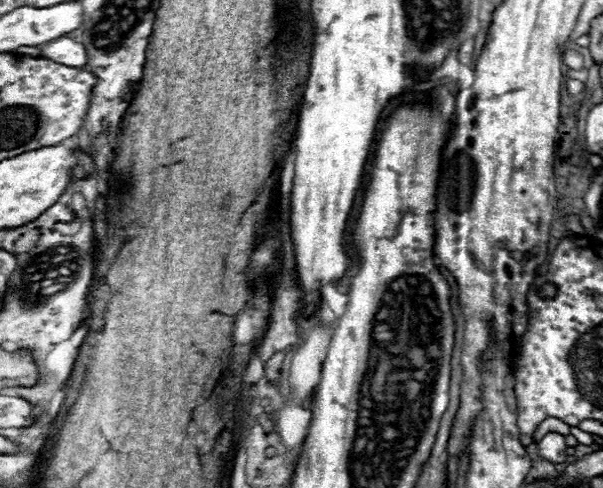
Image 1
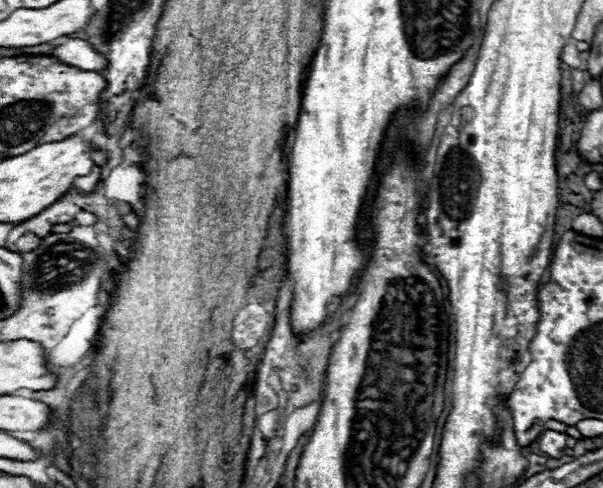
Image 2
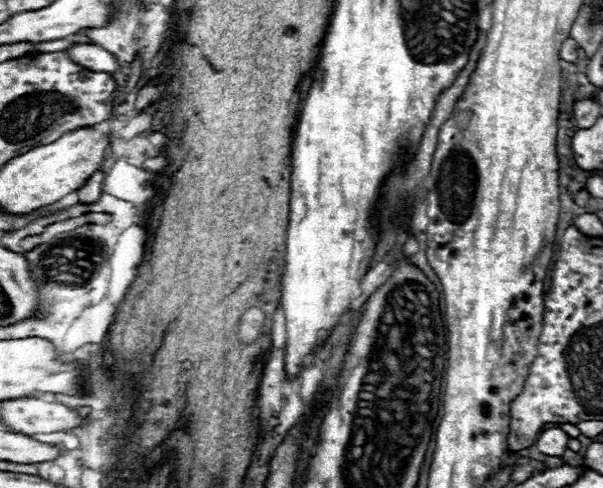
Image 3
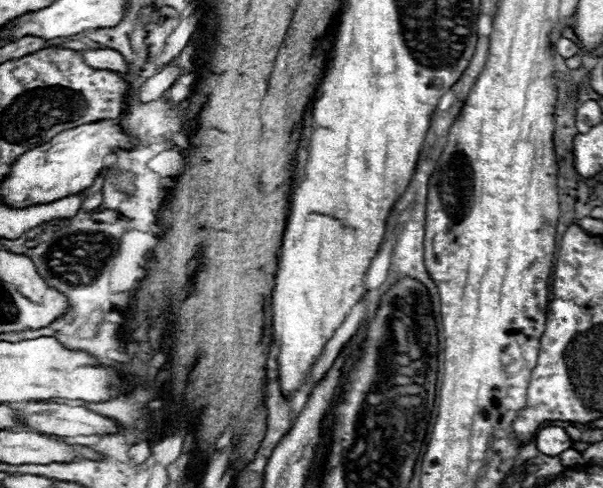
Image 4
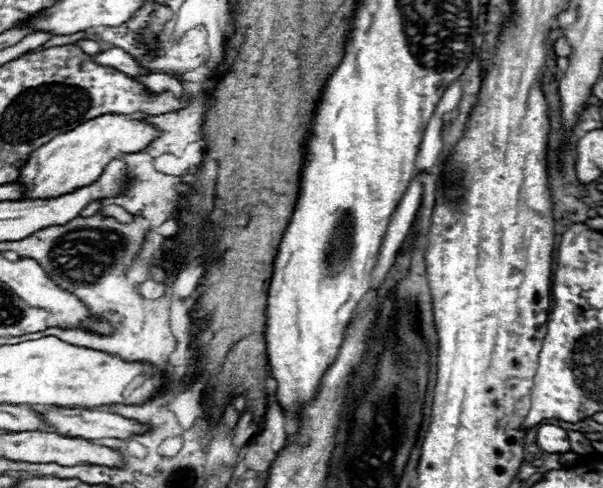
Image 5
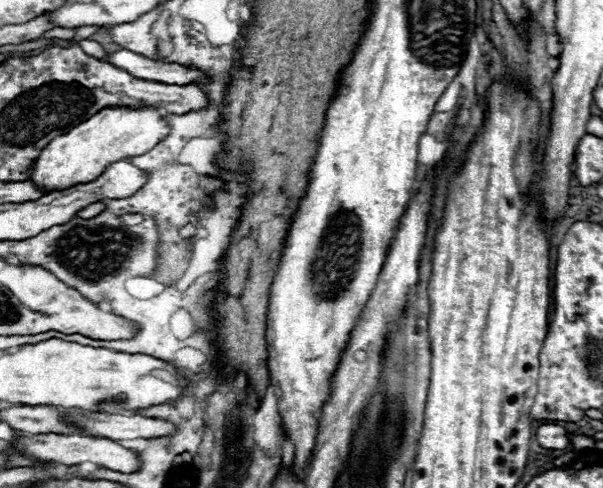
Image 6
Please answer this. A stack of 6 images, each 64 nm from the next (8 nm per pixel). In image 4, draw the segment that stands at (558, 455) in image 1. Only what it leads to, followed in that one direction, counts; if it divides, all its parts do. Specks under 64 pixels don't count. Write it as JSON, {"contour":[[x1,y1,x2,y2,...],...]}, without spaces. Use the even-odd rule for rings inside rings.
{"contour":[[546,426,542,430,538,430,536,434,536,446,542,454,548,454,548,456,558,456,562,454,564,450,568,450,572,446,568,434,564,432,564,428,558,428,558,426]]}

